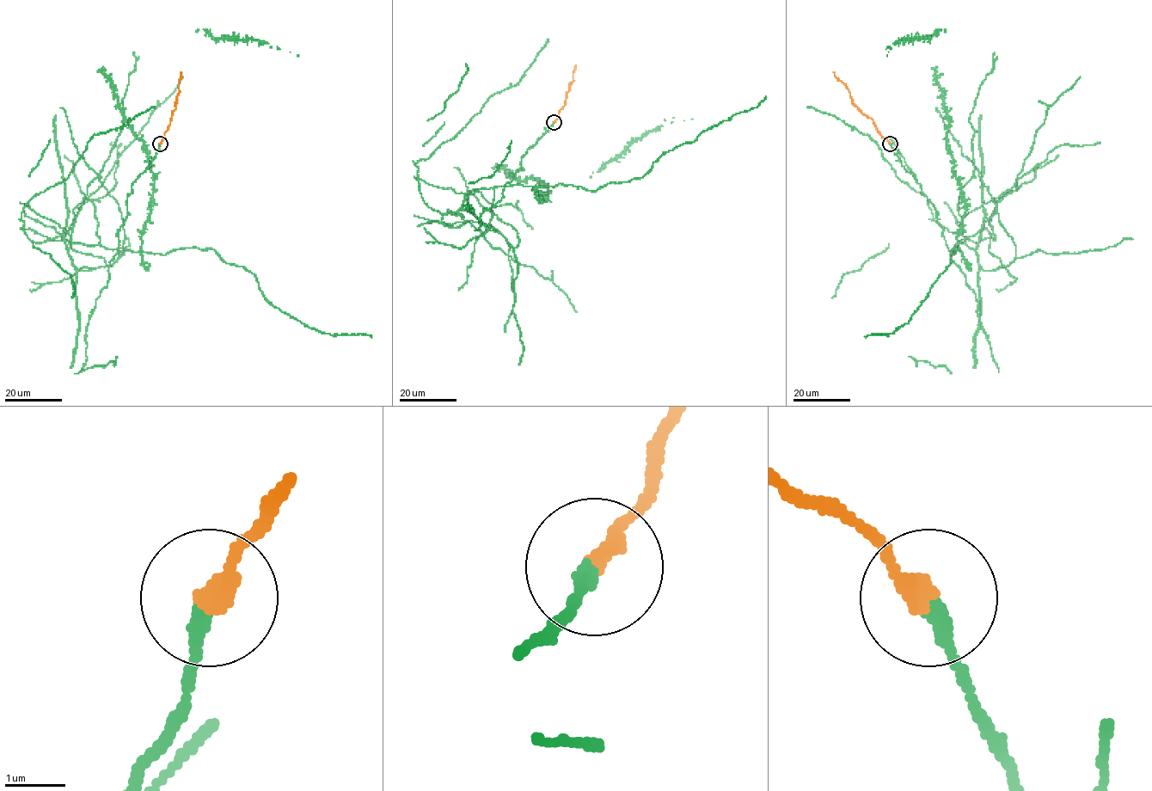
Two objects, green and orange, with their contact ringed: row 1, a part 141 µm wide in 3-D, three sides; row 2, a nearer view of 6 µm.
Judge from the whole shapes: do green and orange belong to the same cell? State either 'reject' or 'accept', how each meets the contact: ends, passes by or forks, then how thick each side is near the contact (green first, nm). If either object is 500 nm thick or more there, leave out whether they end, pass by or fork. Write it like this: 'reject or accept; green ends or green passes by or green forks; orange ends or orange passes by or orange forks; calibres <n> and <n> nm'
accept; green ends; orange ends; calibres 240 and 320 nm

